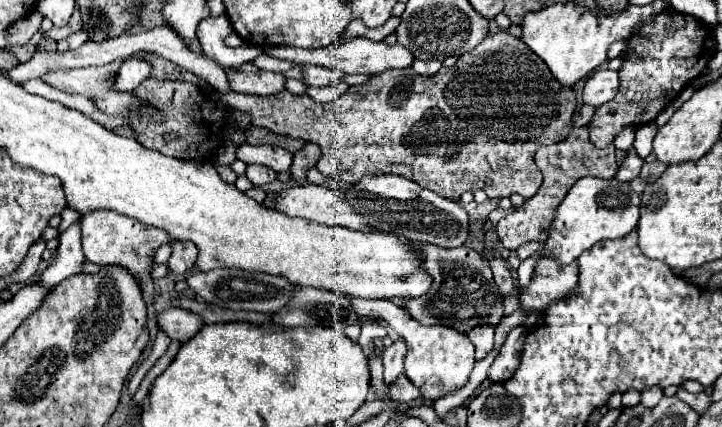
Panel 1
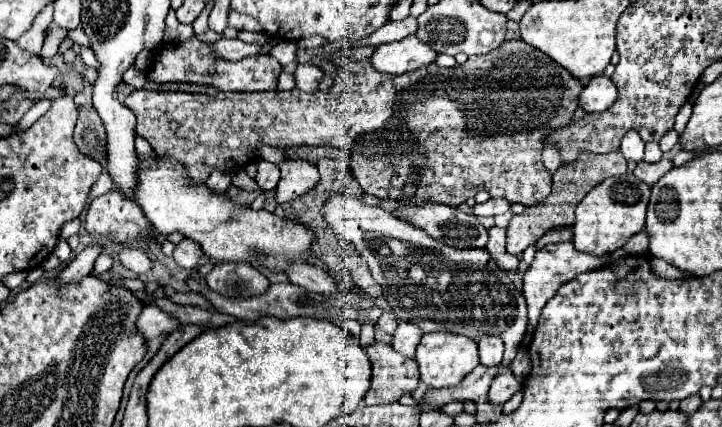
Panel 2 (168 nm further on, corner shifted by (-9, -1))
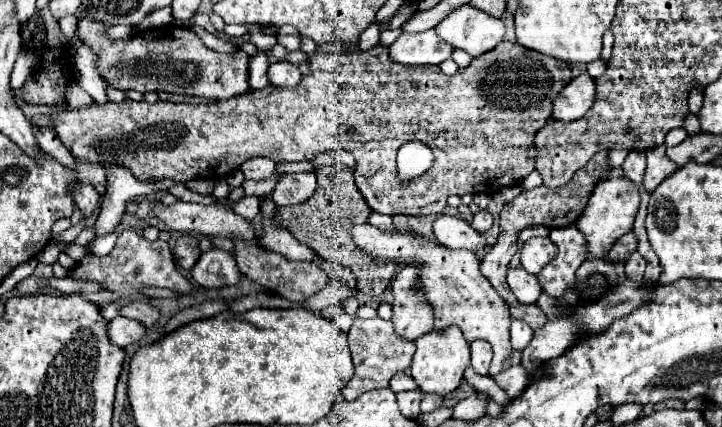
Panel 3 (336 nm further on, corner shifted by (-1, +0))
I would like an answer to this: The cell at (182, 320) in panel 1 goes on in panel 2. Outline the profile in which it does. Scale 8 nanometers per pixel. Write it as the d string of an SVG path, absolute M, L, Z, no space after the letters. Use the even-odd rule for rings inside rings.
M144 306L142 314L138 316L136 322L138 330L150 340L156 336L168 336L172 334L172 330L178 330L182 324L176 322L176 318L170 318L170 314L164 314L162 310L158 310L158 306Z

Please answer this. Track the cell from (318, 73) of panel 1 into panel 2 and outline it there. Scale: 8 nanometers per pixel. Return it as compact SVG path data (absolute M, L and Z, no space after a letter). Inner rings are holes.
M298 64L296 70L296 88L302 92L316 92L320 86L320 80L324 76L322 68L318 66L310 66L310 64Z

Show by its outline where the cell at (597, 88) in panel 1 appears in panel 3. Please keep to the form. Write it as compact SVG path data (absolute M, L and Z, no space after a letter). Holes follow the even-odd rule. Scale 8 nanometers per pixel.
M588 73L576 75L554 99L552 119L556 121L574 121L584 117L596 99L594 79Z

